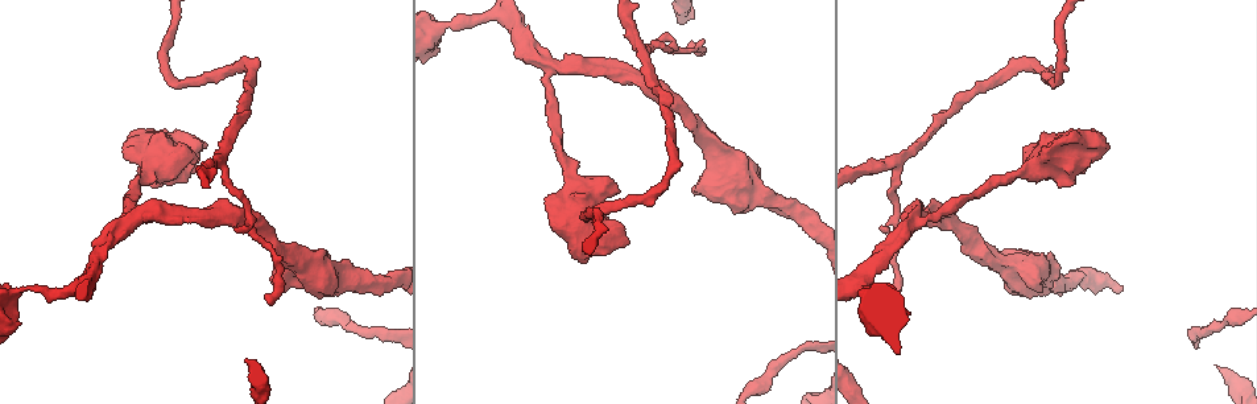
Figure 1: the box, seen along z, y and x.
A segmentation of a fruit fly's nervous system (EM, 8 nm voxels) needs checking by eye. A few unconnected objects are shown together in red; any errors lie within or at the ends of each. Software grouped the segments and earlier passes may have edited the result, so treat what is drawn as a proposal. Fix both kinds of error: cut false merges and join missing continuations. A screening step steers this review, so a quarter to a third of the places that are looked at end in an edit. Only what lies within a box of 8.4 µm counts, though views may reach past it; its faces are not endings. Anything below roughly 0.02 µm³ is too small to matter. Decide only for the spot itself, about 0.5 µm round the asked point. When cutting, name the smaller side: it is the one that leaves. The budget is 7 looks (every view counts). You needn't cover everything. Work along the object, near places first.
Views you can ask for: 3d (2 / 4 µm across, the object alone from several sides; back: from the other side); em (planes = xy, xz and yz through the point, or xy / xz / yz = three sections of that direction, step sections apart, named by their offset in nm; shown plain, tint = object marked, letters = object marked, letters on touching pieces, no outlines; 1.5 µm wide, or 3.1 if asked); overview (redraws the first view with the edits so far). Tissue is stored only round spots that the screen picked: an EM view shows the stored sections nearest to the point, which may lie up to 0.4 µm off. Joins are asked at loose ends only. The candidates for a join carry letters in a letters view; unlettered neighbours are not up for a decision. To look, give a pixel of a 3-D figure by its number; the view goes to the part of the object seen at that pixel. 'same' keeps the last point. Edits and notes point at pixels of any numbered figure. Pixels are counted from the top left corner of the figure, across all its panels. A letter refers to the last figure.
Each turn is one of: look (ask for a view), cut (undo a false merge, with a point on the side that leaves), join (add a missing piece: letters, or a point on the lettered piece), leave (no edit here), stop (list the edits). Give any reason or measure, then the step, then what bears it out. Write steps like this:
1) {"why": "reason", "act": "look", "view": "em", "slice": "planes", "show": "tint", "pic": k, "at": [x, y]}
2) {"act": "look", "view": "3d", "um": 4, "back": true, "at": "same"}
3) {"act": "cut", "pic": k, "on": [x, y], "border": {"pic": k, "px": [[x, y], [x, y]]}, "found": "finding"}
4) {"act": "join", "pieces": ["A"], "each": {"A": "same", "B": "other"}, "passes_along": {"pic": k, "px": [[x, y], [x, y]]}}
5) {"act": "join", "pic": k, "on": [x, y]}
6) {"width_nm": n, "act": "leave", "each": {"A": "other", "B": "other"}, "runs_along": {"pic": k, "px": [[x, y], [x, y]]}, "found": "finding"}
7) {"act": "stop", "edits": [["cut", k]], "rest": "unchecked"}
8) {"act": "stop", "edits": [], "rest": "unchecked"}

{"why": "abrupt turn", "act": "look", "view": "3d", "um": 2, "pic": 1, "at": [923, 218]}

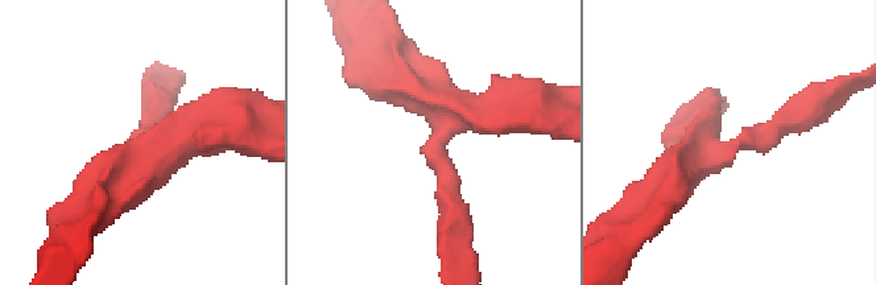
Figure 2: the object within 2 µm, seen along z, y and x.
{"arms": 3, "arm_widths_nm": [160, 220, 280], "why": "now the EM", "act": "look", "view": "em", "slice": "planes", "show": "letters", "pic": 2, "at": [147, 147]}

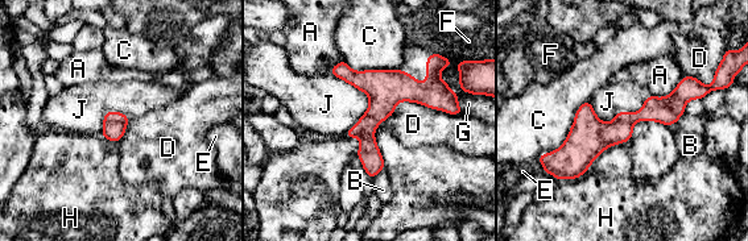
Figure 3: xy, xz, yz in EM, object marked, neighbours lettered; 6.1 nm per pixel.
{"width_nm": 140, "act": "leave", "each": {"A": "other", "B": "other", "C": "other", "D": "other", "E": "other", "F": "other", "G": "other", "H": "other", "J": "other"}, "border": {"pic": 3, "px": [[330, 73], [368, 96], [343, 134]]}, "found": "one neuron here"}

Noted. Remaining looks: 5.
{"why": "calibre changes", "act": "look", "view": "3d", "um": 2, "pic": 1, "at": [444, 23]}

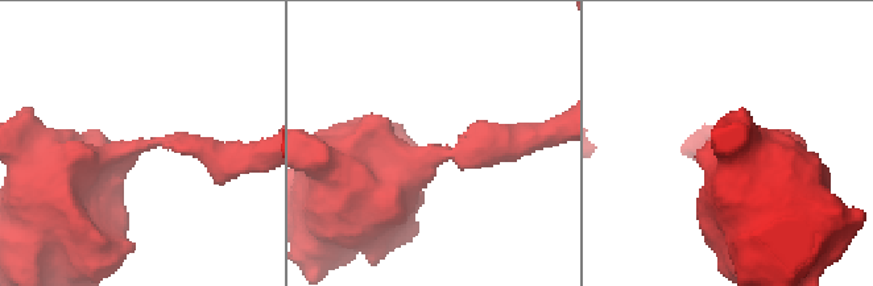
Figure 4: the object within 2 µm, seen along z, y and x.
{"arm_widths_nm": [200, 600], "act": "look", "view": "em", "slice": "xy", "step": 4, "show": "letters", "pic": 4, "at": [439, 152]}

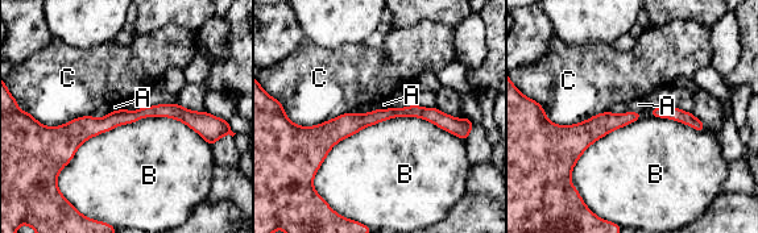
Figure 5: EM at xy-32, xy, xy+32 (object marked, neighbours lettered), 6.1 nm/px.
{"longest_contact_nm": ["B", 950], "act": "leave", "each": {"A": "other", "B": "other", "C": "other"}, "border": {"pic": 5, "px": [[211, 145], [141, 117], [57, 177]]}, "found": "continuous, no second neuron"}

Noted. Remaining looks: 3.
{"why": "three-way junction", "act": "look", "view": "3d", "um": 2, "back": true, "pic": 1, "at": [896, 162]}

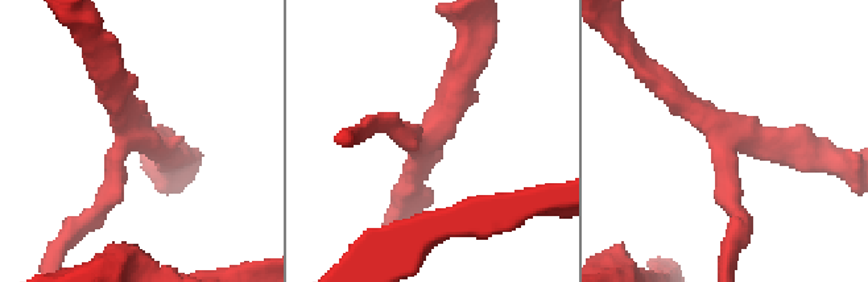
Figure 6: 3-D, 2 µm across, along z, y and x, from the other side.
{"arms": 3, "act": "look", "view": "em", "slice": "xz", "step": 4, "show": "letters", "pic": 6, "at": [432, 136]}

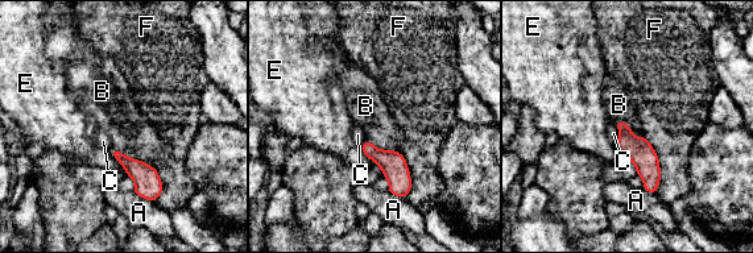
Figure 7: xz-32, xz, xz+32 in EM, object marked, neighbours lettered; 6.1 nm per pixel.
{"longest_contact_nm": ["F", 360], "act": "leave", "each": {"A": "other", "B": "other", "C": "other", "E": "other", "F": "other"}, "found": "all the same neuron"}

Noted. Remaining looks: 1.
{"act": "stop", "edits": [], "rest": "unchecked"}

